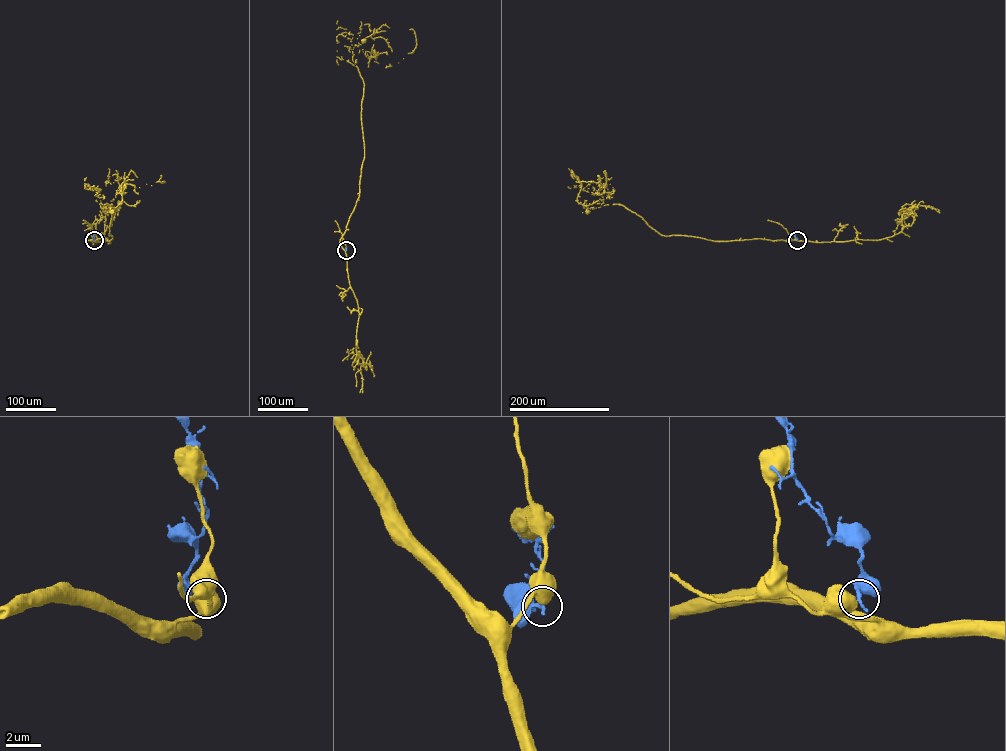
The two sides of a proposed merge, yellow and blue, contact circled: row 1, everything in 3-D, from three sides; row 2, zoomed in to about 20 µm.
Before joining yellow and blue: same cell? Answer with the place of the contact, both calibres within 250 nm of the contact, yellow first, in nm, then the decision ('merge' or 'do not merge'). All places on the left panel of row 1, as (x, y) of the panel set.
at (94, 240); 650 nm thick on the yellow side, 260 nm on the other; do not merge

